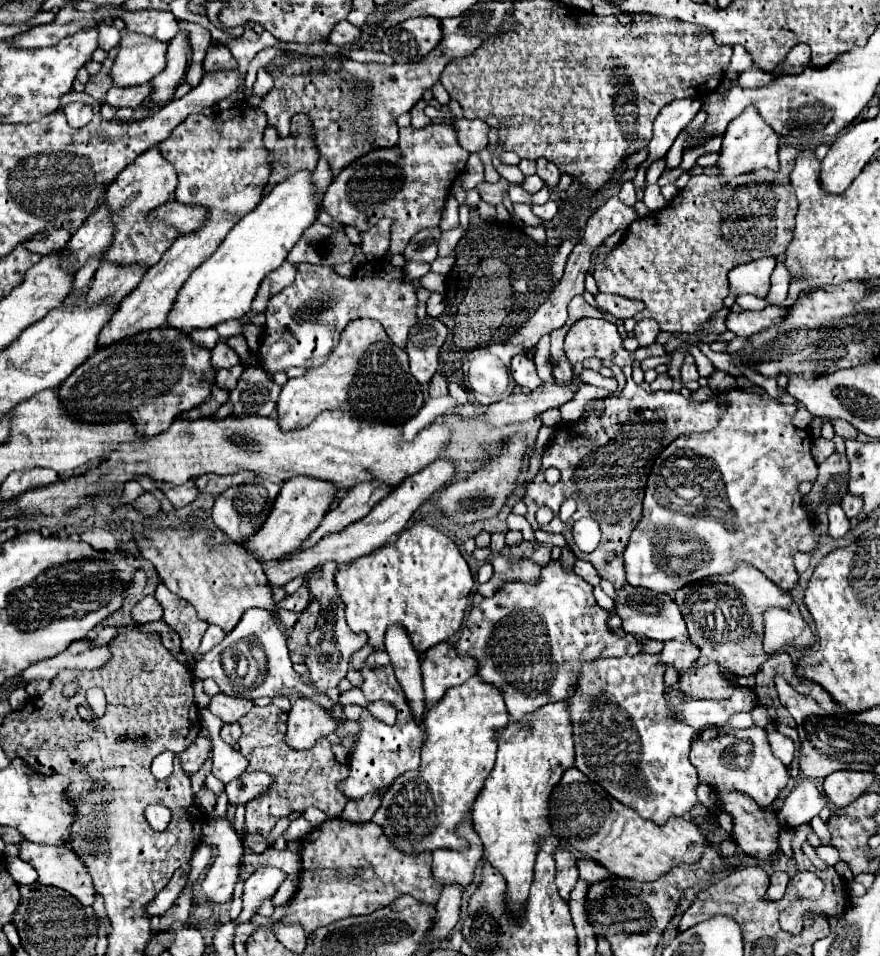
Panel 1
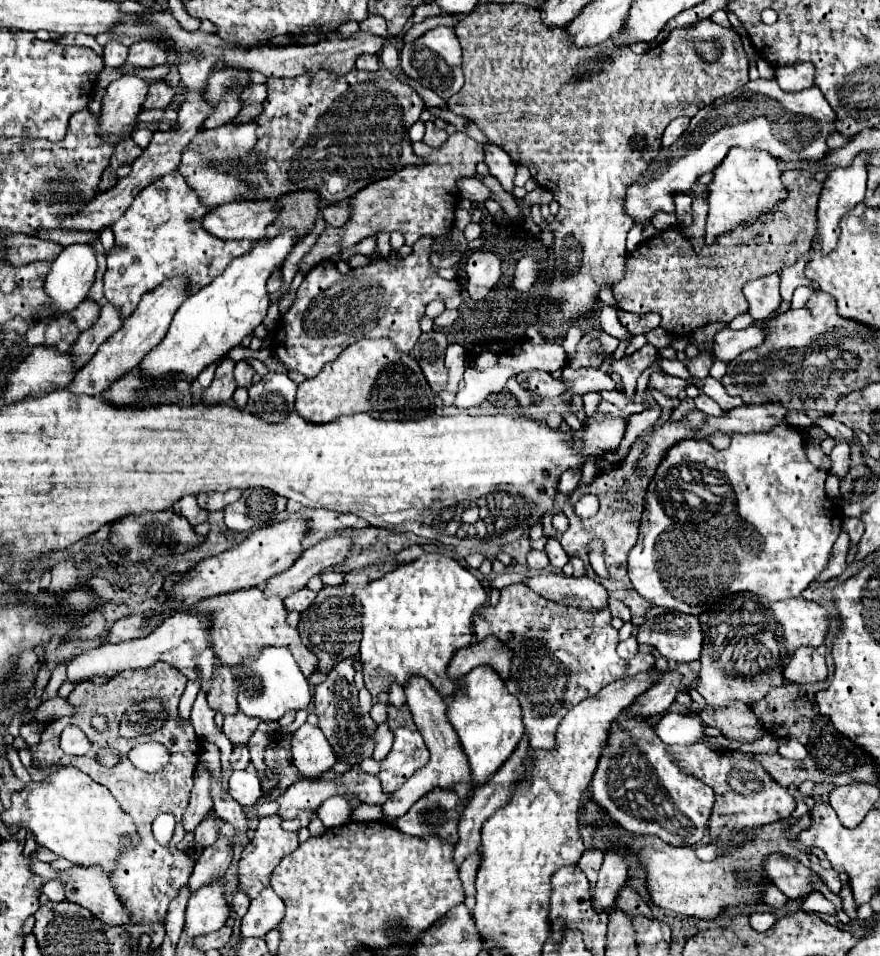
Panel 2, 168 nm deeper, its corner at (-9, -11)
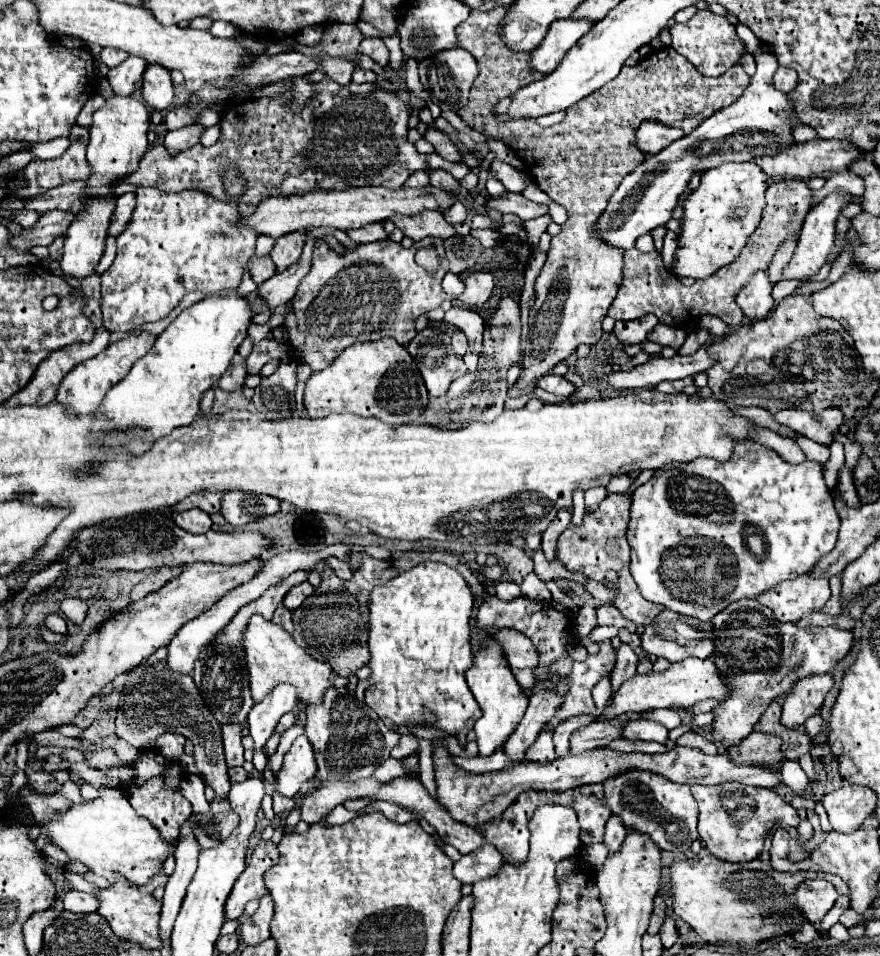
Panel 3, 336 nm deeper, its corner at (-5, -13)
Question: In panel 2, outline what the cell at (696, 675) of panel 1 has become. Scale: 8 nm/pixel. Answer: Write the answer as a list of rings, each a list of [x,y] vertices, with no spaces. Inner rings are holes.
[[[731,705],[729,709],[709,709],[705,707],[699,711],[701,721],[707,727],[719,729],[731,741],[745,741],[753,743],[763,735],[763,725],[745,705]]]

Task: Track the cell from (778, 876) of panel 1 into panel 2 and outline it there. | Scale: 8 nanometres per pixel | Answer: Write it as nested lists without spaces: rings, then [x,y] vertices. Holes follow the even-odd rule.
[[[753,913],[751,915],[751,925],[755,931],[767,931],[773,927],[773,923],[775,923],[773,913]]]

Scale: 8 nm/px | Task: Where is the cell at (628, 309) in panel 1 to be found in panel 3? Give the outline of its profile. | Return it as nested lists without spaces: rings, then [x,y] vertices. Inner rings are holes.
[[[645,315],[645,317],[635,319],[635,321],[617,321],[615,327],[613,327],[613,333],[625,345],[643,343],[647,339],[647,335],[655,329],[657,323],[659,321],[657,321],[655,315]]]

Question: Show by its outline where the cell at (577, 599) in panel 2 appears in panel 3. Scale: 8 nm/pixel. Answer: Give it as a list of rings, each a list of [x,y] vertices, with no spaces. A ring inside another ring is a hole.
[[[603,603],[603,605],[597,605],[595,609],[597,613],[597,621],[599,625],[615,625],[615,627],[627,627],[629,631],[635,631],[635,625],[629,623],[611,603]]]

